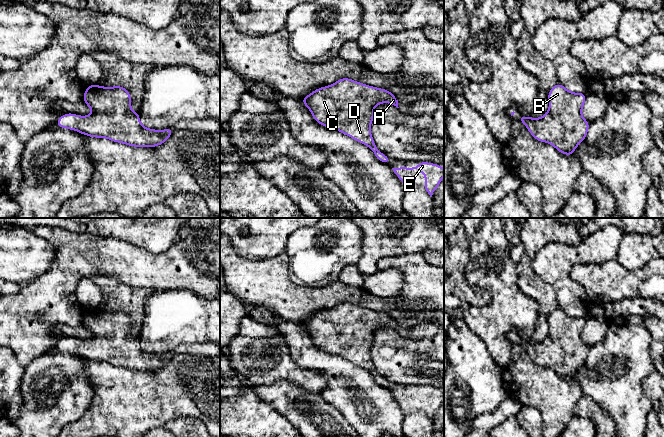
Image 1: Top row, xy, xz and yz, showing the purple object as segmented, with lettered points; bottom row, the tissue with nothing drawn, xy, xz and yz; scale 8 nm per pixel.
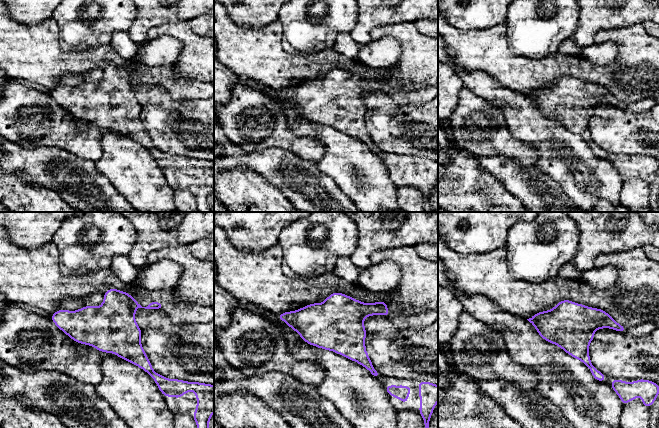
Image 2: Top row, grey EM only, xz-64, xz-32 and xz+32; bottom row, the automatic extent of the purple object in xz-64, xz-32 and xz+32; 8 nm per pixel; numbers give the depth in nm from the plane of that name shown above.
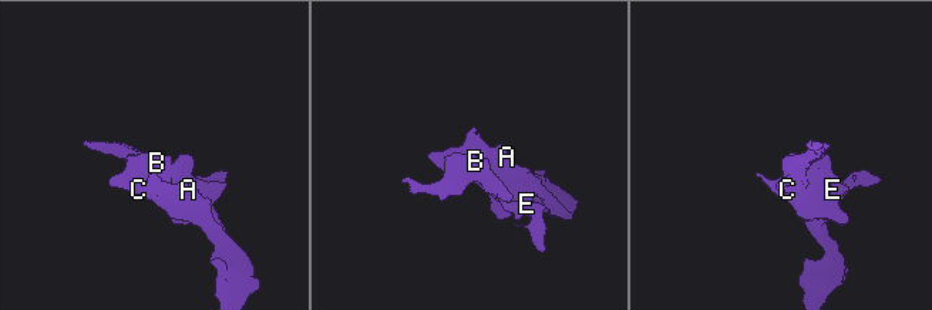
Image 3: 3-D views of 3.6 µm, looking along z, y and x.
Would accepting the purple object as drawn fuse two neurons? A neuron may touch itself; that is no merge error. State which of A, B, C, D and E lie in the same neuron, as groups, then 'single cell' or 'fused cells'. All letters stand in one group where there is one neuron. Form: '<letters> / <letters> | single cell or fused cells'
A B C D E | single cell

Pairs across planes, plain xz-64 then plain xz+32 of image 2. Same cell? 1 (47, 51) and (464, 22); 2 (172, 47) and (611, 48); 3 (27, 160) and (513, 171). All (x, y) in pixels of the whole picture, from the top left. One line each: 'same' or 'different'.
1: different
2: same
3: same

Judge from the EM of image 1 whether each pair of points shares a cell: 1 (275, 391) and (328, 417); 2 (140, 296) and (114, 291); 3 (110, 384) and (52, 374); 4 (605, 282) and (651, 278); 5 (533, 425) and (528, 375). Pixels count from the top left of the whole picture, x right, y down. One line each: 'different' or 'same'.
1: same
2: same
3: different
4: same
5: different

